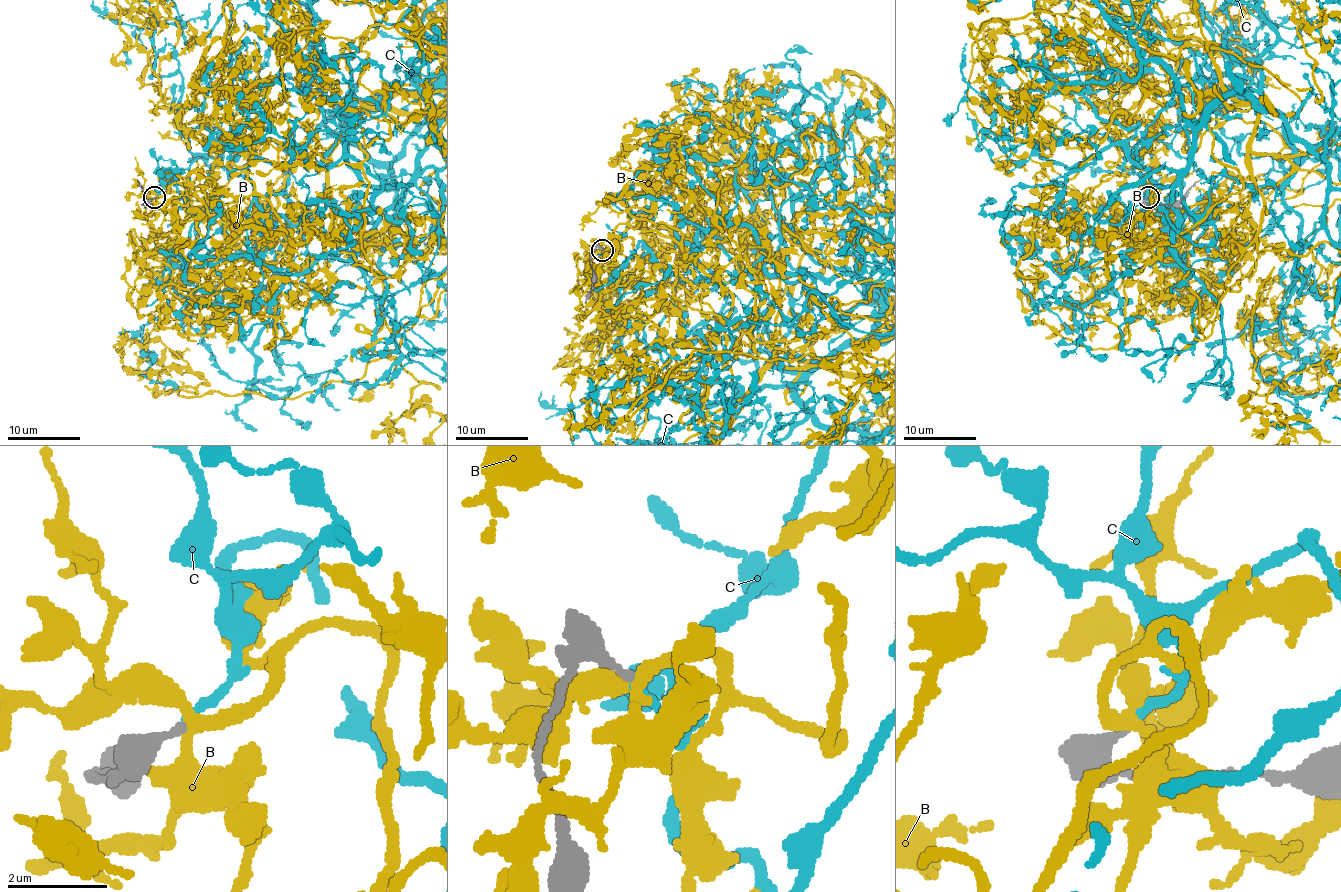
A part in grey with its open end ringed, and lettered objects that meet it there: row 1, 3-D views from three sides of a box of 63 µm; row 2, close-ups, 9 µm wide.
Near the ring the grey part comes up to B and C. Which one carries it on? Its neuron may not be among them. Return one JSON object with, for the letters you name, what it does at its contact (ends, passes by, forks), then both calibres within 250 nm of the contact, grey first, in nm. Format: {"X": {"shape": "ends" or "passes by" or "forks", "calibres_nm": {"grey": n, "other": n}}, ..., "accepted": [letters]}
{"C": {"shape": "ends", "calibres_nm": {"grey": 240, "other": 160}}, "accepted": ["C"]}

